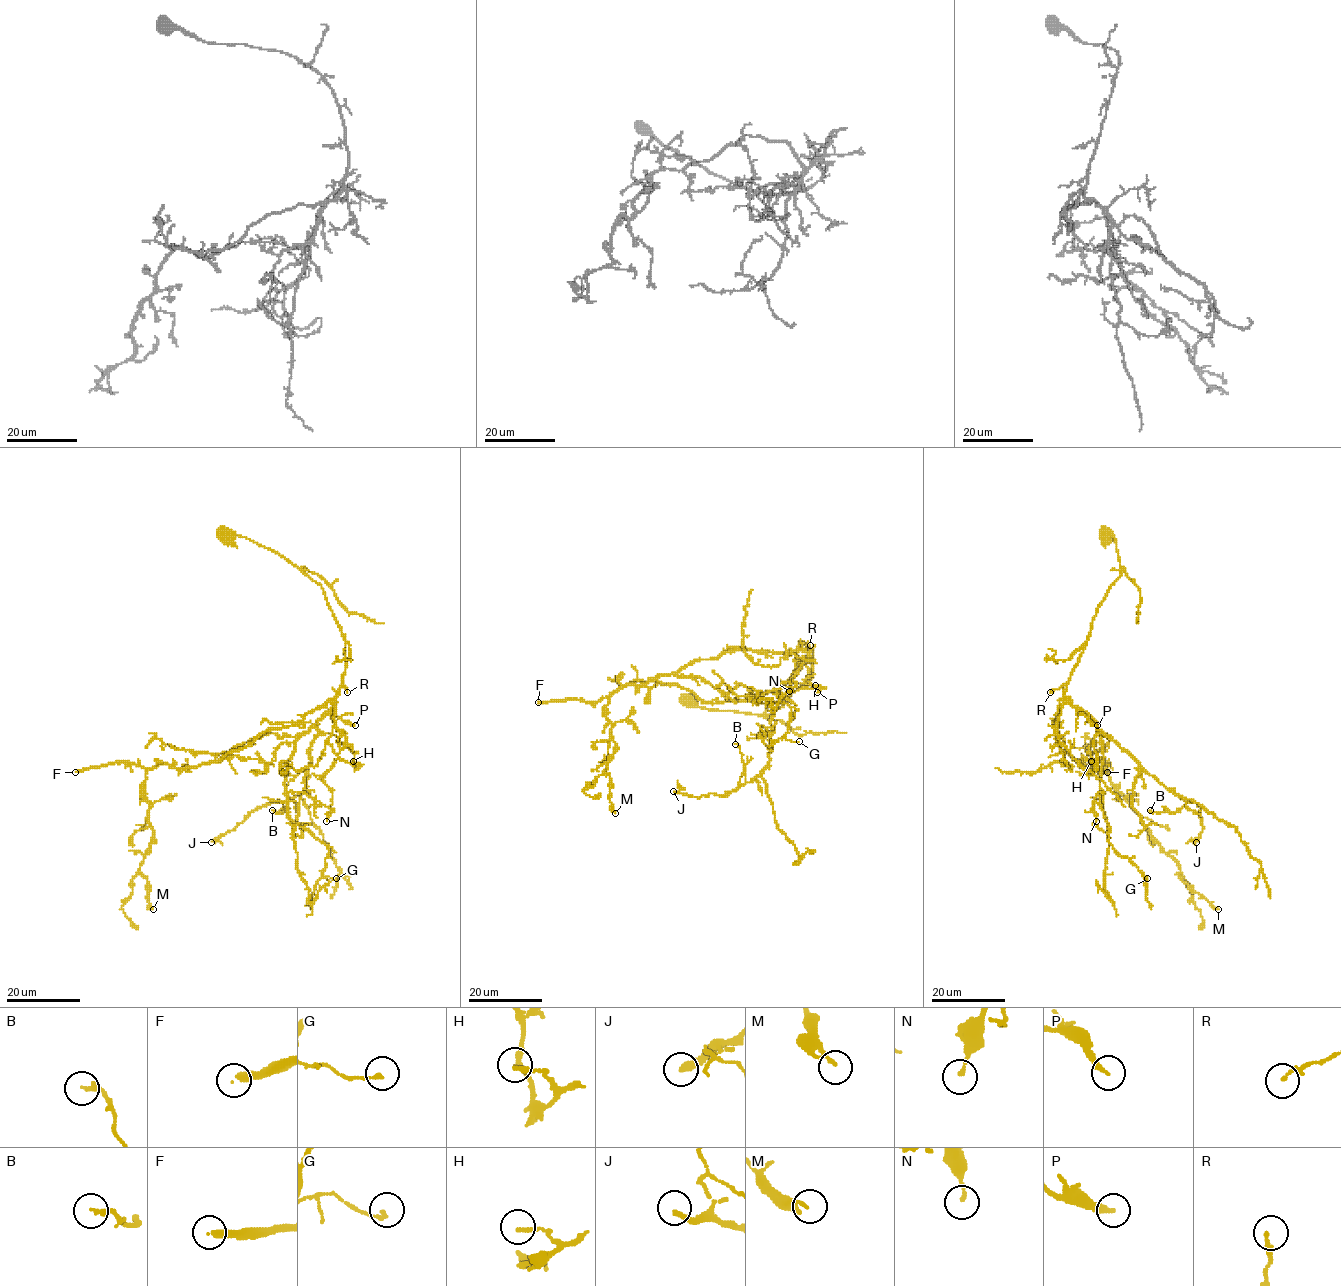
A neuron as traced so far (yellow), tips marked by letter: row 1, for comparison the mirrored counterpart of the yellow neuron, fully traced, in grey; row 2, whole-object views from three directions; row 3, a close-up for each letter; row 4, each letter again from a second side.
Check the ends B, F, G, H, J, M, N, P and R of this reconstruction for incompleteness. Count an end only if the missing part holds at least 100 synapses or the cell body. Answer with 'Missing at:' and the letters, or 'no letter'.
Missing at: F

